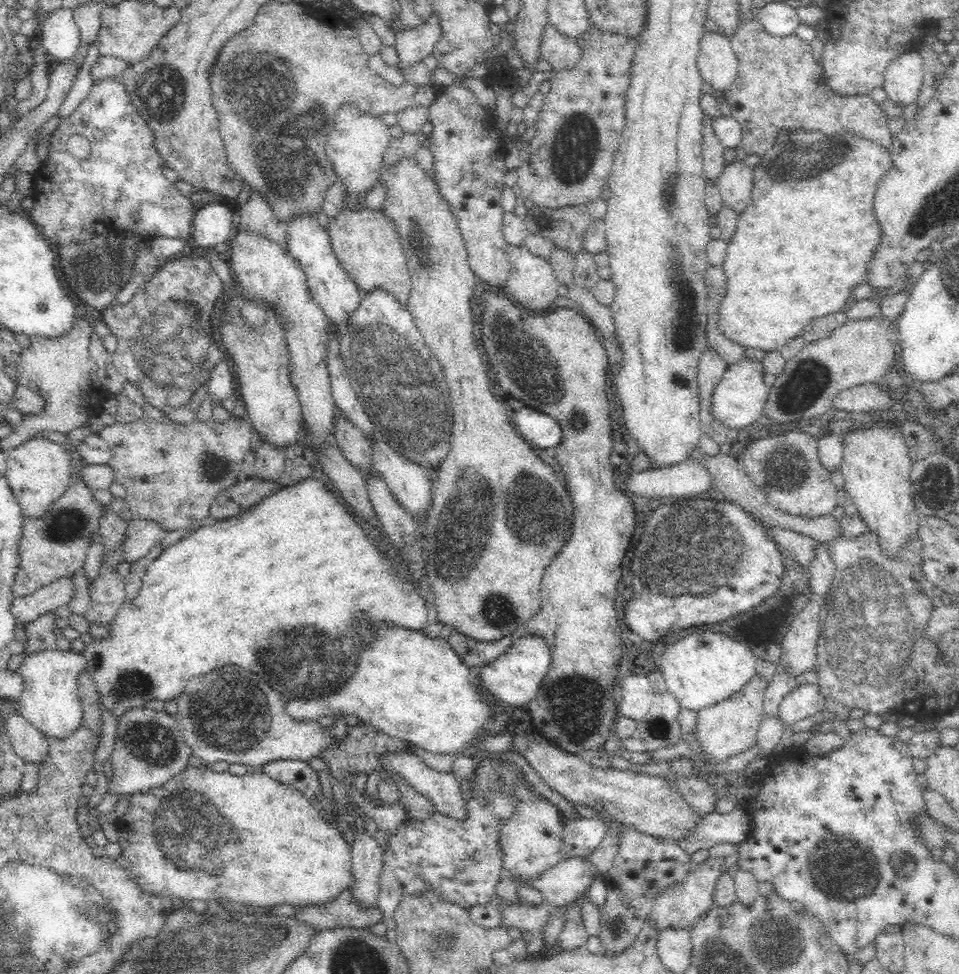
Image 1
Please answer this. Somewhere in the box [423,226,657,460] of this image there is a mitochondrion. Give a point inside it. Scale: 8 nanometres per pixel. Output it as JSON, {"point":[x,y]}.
{"point":[527,366]}

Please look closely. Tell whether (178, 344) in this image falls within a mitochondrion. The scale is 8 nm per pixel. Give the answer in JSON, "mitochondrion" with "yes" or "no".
{"mitochondrion":"yes"}

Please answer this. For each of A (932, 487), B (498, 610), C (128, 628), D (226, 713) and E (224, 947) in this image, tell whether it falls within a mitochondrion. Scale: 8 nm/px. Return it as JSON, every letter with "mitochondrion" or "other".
{"A":"mitochondrion","B":"mitochondrion","C":"other","D":"mitochondrion","E":"mitochondrion"}

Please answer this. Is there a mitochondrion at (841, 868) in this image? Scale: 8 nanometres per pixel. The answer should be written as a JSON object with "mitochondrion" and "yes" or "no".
{"mitochondrion":"yes"}

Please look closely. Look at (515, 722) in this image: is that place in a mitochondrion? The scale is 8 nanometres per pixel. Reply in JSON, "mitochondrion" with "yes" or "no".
{"mitochondrion":"no"}

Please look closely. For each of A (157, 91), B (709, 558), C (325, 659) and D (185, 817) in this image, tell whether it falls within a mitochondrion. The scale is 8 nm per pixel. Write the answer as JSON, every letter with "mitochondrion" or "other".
{"A":"mitochondrion","B":"mitochondrion","C":"mitochondrion","D":"mitochondrion"}

